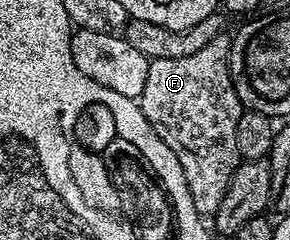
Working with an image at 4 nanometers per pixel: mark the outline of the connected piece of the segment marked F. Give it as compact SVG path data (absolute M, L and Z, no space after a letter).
M222 33L189 56L175 60L152 59L149 77L145 77L145 89L139 94L137 102L155 130L167 138L169 149L173 149L177 161L181 161L183 176L191 194L190 202L195 203L200 211L196 212L203 217L214 216L235 175L235 168L241 162L237 149L237 121L243 116L245 108L231 80L231 39Z

